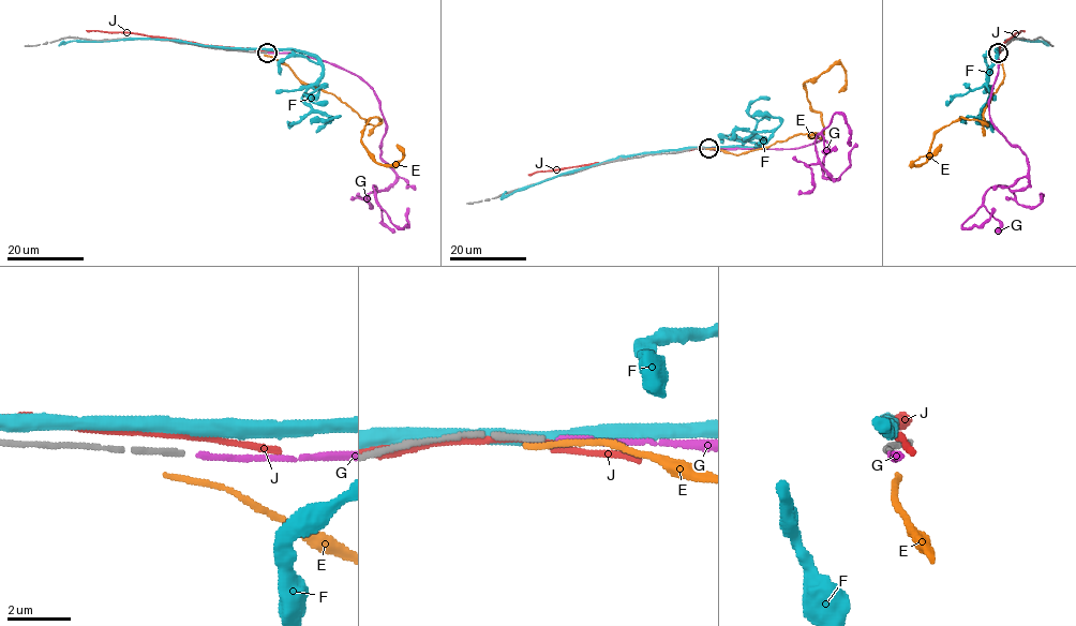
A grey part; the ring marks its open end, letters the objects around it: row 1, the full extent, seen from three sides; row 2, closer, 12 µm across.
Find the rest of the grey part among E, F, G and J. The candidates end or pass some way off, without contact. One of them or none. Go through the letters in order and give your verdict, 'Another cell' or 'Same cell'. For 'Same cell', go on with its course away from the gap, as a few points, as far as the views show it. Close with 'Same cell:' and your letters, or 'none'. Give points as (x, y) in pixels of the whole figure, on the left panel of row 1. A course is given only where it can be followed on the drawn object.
E: Another cell
F: Another cell
G: Same cell. Its course: (268, 53), (325, 60), (373, 90), (395, 175), (373, 188), (375, 203), (402, 228), (408, 207)
J: Another cell
Same cell: G

